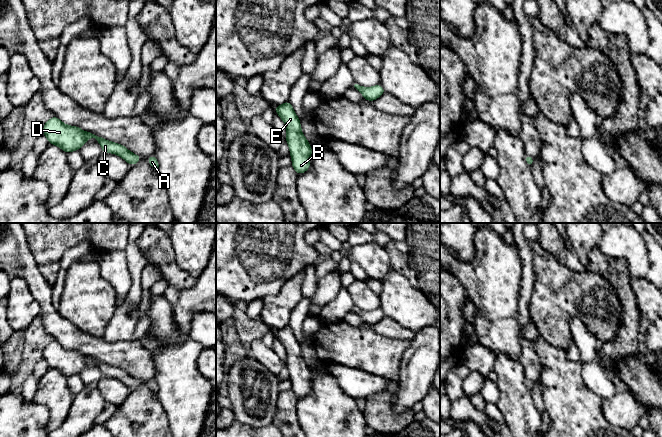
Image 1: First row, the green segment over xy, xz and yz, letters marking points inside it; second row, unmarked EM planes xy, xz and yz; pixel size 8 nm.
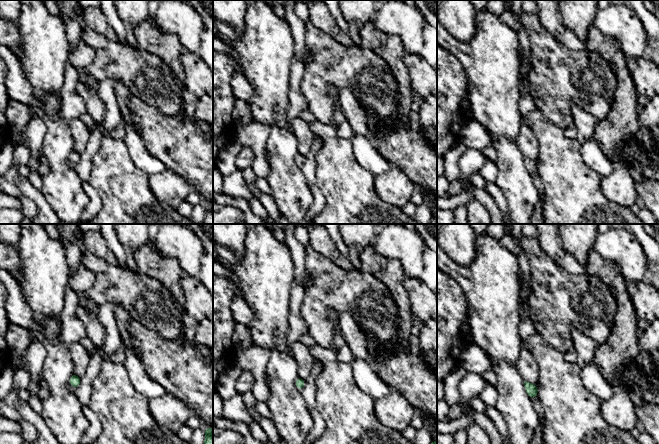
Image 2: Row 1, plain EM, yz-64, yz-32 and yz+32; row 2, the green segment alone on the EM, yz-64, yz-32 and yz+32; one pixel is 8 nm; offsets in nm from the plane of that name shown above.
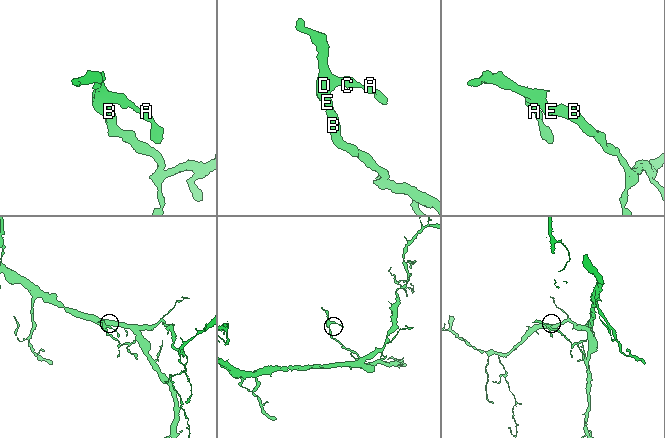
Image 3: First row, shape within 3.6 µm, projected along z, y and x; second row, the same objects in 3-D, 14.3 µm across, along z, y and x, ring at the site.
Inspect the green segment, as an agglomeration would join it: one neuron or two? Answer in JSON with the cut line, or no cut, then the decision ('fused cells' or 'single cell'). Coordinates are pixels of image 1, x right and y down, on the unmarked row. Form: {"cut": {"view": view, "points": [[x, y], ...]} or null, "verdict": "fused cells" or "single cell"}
{"cut": null, "verdict": "single cell"}

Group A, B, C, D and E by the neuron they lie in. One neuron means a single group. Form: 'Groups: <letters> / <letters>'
Groups: A B C D E

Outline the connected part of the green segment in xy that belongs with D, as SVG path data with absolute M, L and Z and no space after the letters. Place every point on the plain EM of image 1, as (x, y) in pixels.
M55 340L43 350L43 358L49 368L57 369L66 377L79 374L89 362L93 361L99 366L102 376L116 378L132 390L141 384L141 380L130 376L125 370L83 355L77 350L66 349Z

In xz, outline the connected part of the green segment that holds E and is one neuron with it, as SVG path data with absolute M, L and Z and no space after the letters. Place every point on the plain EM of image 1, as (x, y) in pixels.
M289 325L274 333L287 352L286 366L290 373L291 390L298 399L302 398L310 392L310 381L313 374L302 357L300 343Z

